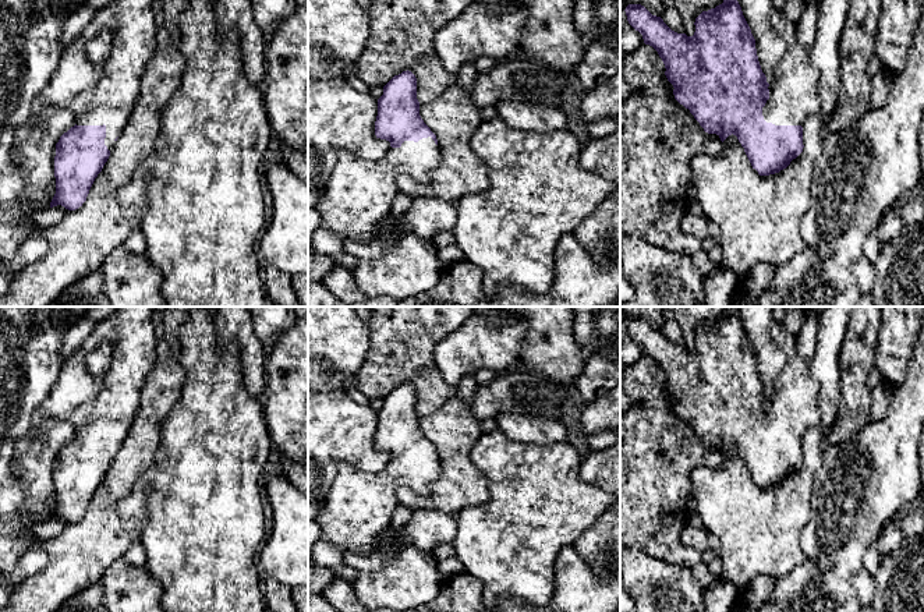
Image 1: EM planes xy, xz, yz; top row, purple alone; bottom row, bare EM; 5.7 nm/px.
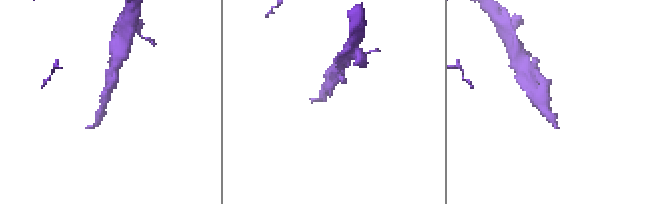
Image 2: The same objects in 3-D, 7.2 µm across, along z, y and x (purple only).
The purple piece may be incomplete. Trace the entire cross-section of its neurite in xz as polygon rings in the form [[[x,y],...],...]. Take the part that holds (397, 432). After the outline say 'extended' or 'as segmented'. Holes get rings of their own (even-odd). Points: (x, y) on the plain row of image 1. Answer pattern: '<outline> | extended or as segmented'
[[[411,383],[394,388],[378,411],[375,434],[376,450],[390,454],[390,461],[379,473],[355,470],[341,461],[325,503],[315,517],[321,524],[321,538],[344,551],[371,552],[378,535],[390,526],[397,507],[396,491],[406,487],[421,498],[429,495],[429,487],[440,475],[436,447],[419,428],[417,411],[417,390]]] | extended

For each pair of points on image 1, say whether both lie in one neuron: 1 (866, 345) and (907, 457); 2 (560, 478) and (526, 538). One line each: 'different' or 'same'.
1: different
2: same

